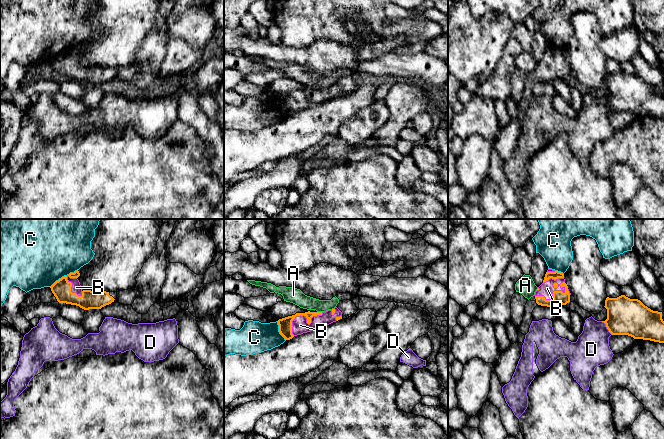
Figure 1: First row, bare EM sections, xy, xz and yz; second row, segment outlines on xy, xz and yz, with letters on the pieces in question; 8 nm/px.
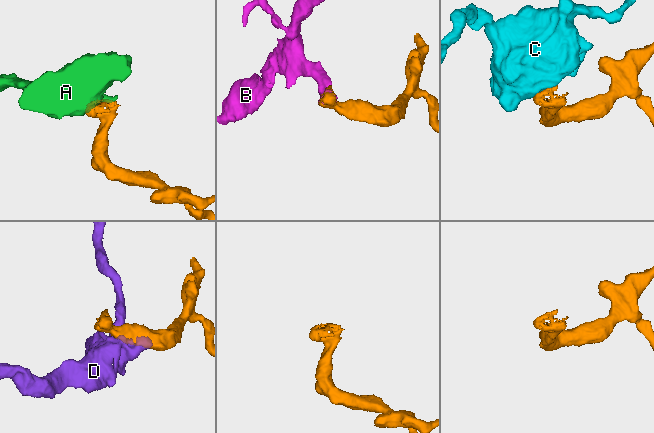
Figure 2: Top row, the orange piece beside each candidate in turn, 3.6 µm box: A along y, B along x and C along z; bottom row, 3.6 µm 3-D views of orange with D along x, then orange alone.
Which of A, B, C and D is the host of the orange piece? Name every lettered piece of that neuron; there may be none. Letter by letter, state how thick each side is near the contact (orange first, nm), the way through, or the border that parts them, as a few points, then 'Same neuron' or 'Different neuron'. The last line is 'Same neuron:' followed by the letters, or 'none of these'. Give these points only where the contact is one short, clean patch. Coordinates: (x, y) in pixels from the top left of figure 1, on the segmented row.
A: Thickness 60 nm (orange) against 130 nm. Boundary: xz (317, 311), (321, 312). Different neuron
B: Thickness 100 nm (orange) against 120 nm. Same neuron
C: Thickness 110 nm (orange) against 260 nm. Boundary: xz (276, 321), (279, 333), (285, 340). Different neuron
D: Thickness 300 nm (orange) against 280 nm. Different neuron
Same neuron: B

